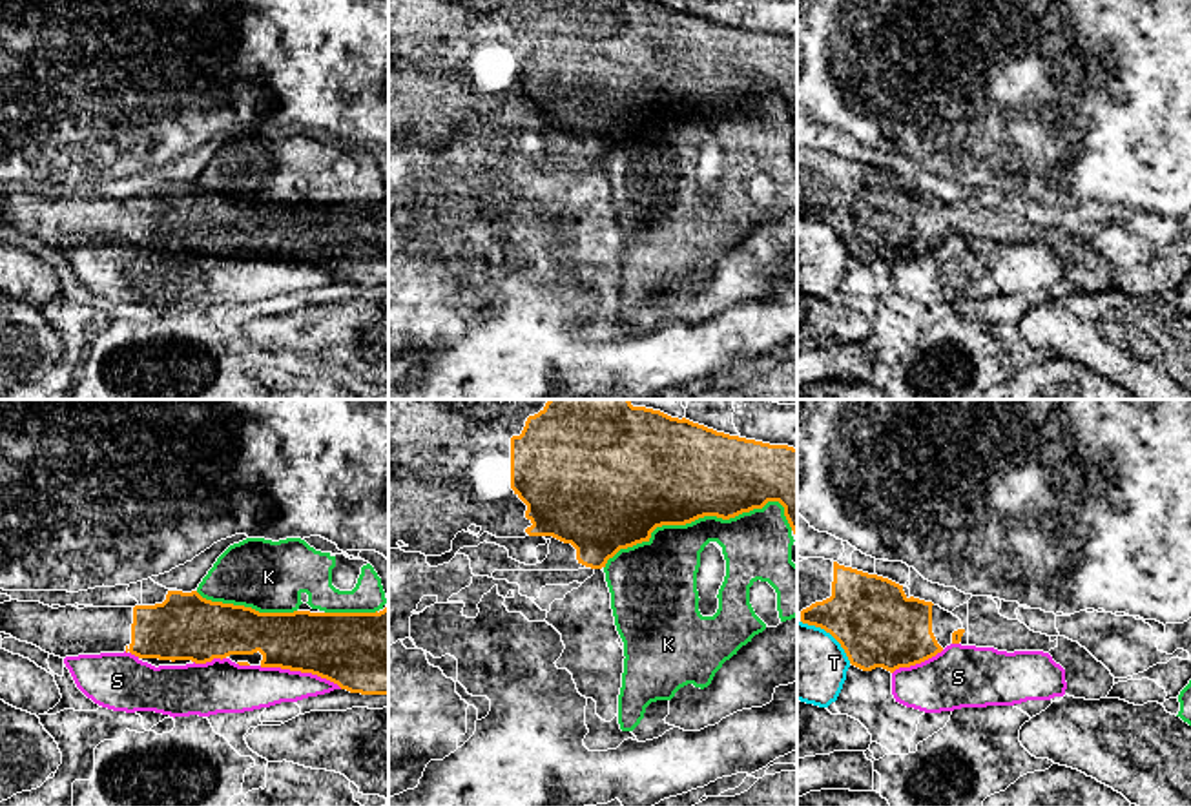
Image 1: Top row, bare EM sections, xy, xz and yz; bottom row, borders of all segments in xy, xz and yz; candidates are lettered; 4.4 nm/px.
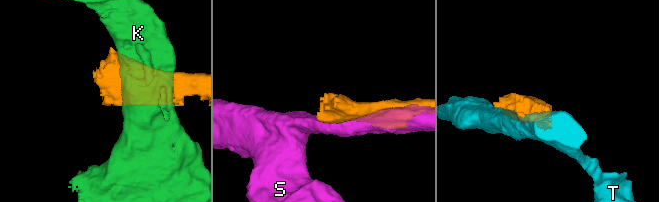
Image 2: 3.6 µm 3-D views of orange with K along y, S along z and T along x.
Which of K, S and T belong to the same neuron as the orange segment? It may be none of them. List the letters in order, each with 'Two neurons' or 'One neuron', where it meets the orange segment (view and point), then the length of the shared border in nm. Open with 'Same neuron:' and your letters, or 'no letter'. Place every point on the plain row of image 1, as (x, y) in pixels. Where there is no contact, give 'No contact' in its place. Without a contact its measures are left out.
Same neuron: no letter
K: Two neurons. Touches orange at xz (701, 108). Shared border 850 nm
S: Two neurons. Touches orange at xy (301, 263). Shared border 380 nm
T: Two neurons. Touches orange at yz (830, 225). Shared border 300 nm

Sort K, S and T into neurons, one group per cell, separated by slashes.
K / S / T

